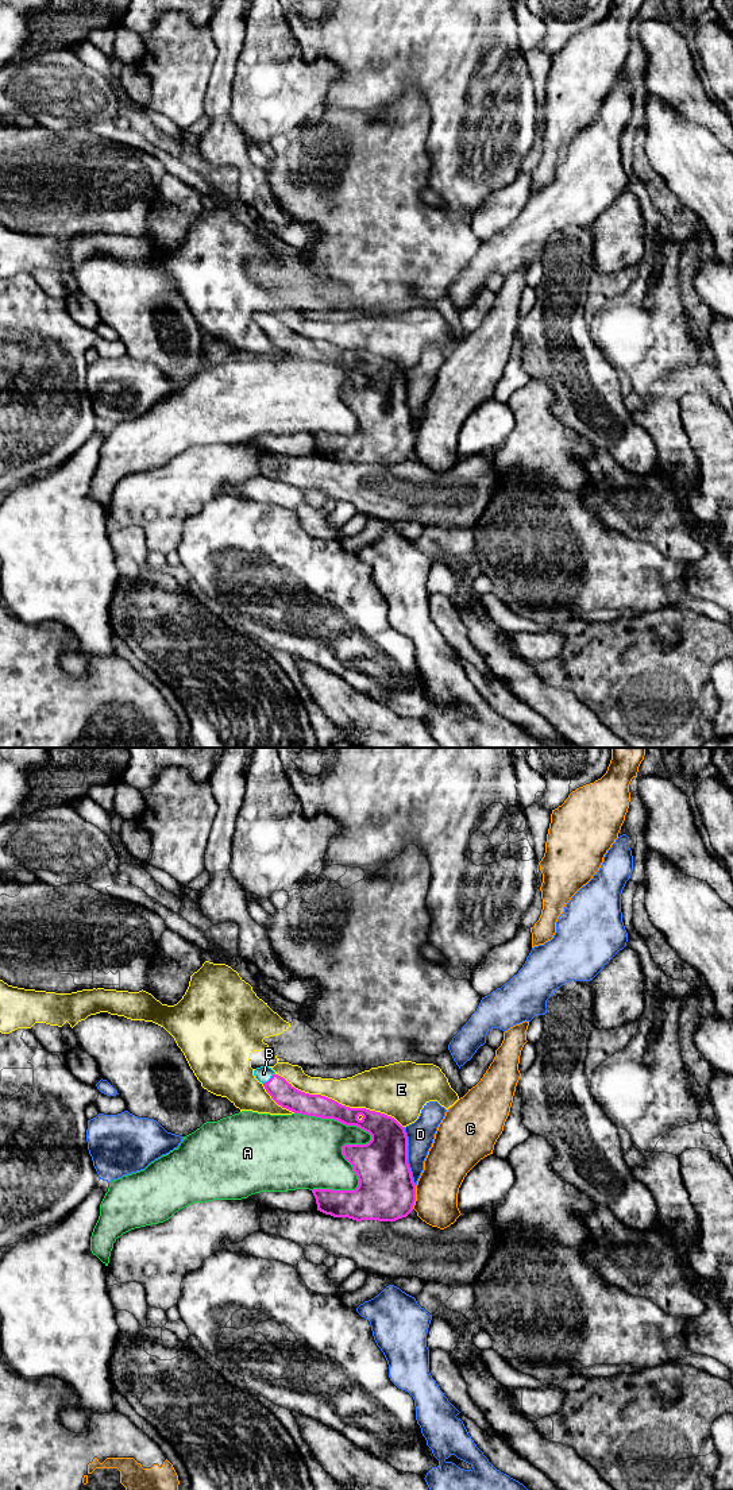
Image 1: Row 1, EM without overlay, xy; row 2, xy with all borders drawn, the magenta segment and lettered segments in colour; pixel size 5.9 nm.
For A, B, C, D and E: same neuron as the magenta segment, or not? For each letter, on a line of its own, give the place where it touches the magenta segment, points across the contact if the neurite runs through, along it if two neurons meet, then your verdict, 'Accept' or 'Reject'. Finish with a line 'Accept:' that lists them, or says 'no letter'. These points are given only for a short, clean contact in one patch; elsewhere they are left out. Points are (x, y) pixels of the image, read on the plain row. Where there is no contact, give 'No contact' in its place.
A: Touches magenta at xy (370, 378). Reject
B: Touches magenta at xy (269, 324). Path across: xy (282, 336), (269, 324), (263, 317). Accept
C: Touches magenta at xy (415, 442). Reject
D: Touches magenta at xy (406, 401). Reject
E: Touches magenta at xy (338, 347). Reject
Accept: B

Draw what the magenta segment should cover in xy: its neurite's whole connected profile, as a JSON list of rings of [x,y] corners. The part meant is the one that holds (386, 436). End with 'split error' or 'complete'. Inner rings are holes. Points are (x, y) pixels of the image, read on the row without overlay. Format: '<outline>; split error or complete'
[[[269,310],[256,312],[254,320],[282,352],[356,370],[371,379],[366,389],[343,390],[343,399],[358,420],[358,432],[313,433],[317,455],[356,466],[396,466],[413,455],[416,429],[408,408],[408,381],[394,362],[301,336]]]; split error

